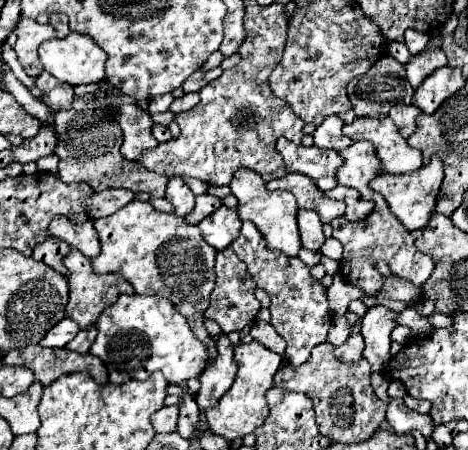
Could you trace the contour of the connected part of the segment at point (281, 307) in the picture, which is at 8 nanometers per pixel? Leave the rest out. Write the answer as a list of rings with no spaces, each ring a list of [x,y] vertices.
[[[243,222],[239,238],[231,246],[235,254],[247,264],[247,272],[251,274],[257,288],[263,288],[271,298],[271,324],[275,326],[277,334],[287,342],[285,360],[293,366],[303,364],[309,358],[313,346],[327,340],[327,332],[331,326],[331,312],[327,304],[327,290],[315,280],[309,268],[299,258],[287,258],[281,252],[273,252],[265,248],[259,230],[251,222]]]

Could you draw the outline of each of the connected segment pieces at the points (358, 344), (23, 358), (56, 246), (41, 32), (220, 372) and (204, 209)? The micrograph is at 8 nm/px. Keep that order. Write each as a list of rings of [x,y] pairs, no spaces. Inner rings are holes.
[[[353,332],[353,334],[347,338],[345,344],[337,346],[335,356],[337,356],[341,362],[359,362],[359,360],[363,358],[363,356],[361,356],[363,348],[365,348],[365,346],[363,346],[361,334],[359,334],[359,332]]]
[[[39,344],[11,350],[3,356],[3,362],[9,366],[25,366],[33,370],[35,378],[47,386],[63,374],[89,372],[99,384],[107,382],[107,370],[97,356],[77,354],[67,348],[43,348]]]
[[[49,236],[47,240],[43,240],[41,244],[35,246],[33,258],[45,262],[47,266],[55,268],[55,270],[61,272],[61,274],[67,274],[67,268],[65,268],[63,262],[61,262],[61,258],[63,258],[67,252],[69,252],[69,244],[67,244],[67,242],[61,242],[59,238]]]
[[[21,16],[19,24],[15,28],[15,34],[17,34],[17,42],[15,42],[13,50],[17,52],[17,58],[19,58],[21,66],[25,68],[25,72],[29,76],[37,78],[43,70],[37,48],[41,42],[55,38],[55,30],[51,24],[37,24],[35,20]]]
[[[227,336],[215,338],[215,344],[217,344],[217,358],[213,364],[209,364],[205,374],[199,376],[201,390],[195,400],[201,412],[213,408],[219,402],[219,398],[231,388],[237,374],[237,364],[233,360],[233,346],[229,338]]]
[[[203,194],[203,196],[197,196],[197,204],[195,208],[189,212],[189,216],[185,216],[185,222],[189,224],[199,224],[205,216],[213,214],[223,202],[215,196],[209,196],[209,194]]]

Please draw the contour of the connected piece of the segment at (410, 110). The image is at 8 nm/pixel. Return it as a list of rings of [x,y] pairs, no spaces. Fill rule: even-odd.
[[[393,106],[393,110],[389,110],[391,120],[405,138],[409,138],[409,134],[415,132],[415,118],[419,114],[421,110],[417,106]]]

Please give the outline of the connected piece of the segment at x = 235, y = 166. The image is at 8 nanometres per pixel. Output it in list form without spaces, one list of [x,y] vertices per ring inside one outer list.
[[[249,2],[243,24],[245,40],[239,56],[247,66],[225,72],[215,82],[209,82],[199,92],[199,104],[177,114],[181,134],[153,150],[145,150],[137,160],[141,166],[163,176],[197,178],[211,186],[227,186],[239,168],[255,170],[265,182],[287,174],[283,158],[275,150],[275,140],[285,136],[291,142],[301,142],[303,120],[269,88],[269,74],[281,60],[287,40],[287,18],[283,16],[281,4],[257,6],[257,2]]]

